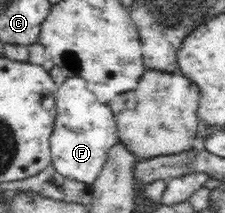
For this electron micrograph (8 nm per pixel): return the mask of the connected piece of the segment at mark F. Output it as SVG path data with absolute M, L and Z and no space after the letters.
M67 78L58 86L57 93L53 95L57 122L50 136L51 165L62 176L91 185L105 168L109 151L119 142L117 121L108 103L102 104L92 98L93 93L83 79Z

